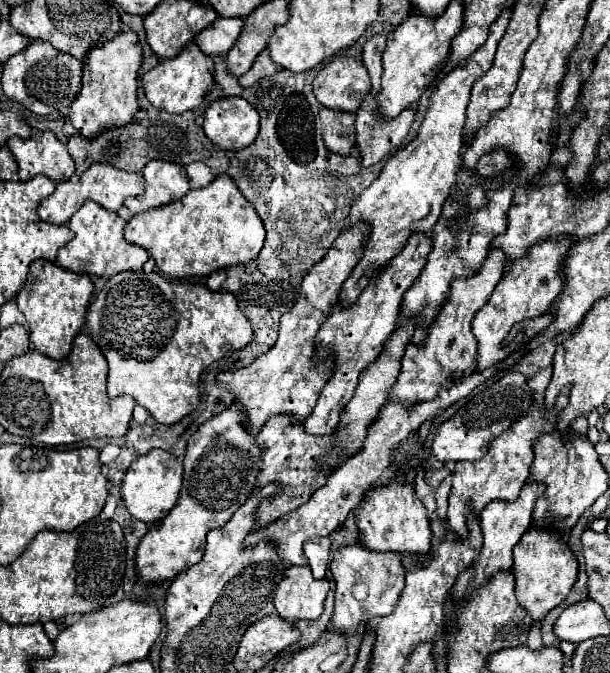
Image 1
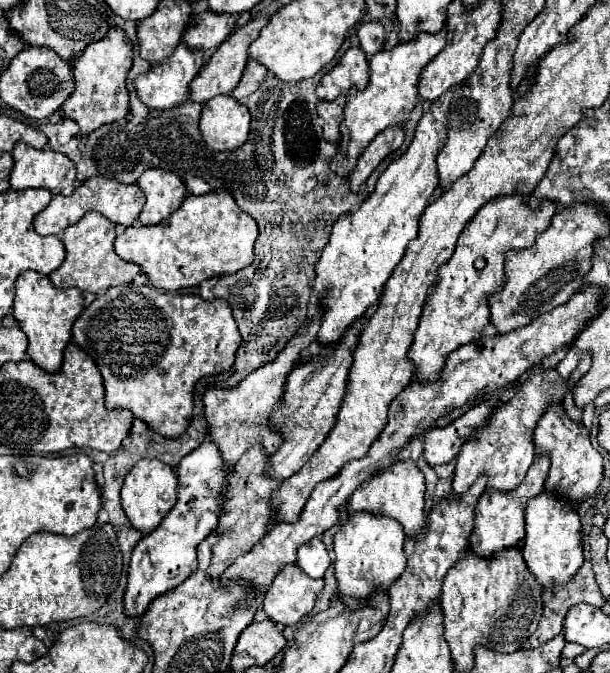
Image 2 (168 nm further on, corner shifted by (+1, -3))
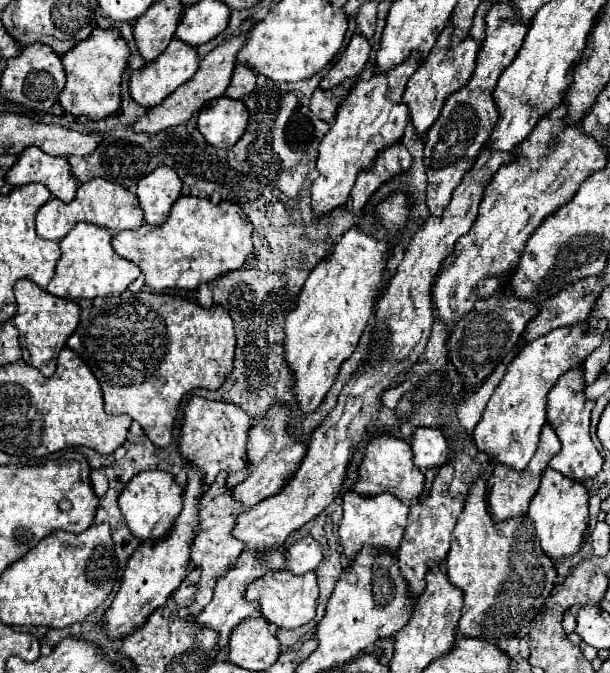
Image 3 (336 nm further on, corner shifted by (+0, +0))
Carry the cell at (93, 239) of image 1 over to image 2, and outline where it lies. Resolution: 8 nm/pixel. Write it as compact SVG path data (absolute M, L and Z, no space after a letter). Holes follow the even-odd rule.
M85 213L75 225L65 229L63 235L63 243L67 249L65 261L61 263L61 267L57 271L53 271L49 275L49 279L53 281L55 287L67 289L67 287L79 287L81 291L89 291L89 293L97 293L101 289L109 289L113 285L121 285L121 283L129 283L133 281L133 277L141 271L141 267L137 267L135 263L123 261L115 249L115 225L105 219L101 213Z

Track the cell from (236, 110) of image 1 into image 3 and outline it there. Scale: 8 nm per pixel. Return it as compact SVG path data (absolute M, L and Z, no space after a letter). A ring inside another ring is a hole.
M214 98L198 114L198 130L214 148L232 148L244 134L248 110L242 100Z

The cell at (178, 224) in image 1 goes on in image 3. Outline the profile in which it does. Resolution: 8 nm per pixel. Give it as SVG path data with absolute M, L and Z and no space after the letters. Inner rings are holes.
M180 196L174 202L174 208L170 210L168 220L158 228L148 228L142 234L142 228L138 230L124 230L118 232L112 238L112 248L126 260L140 266L142 274L146 276L146 286L160 292L166 288L182 288L182 290L194 290L204 282L212 282L224 272L238 270L246 264L246 260L254 254L252 246L252 224L248 216L232 202L220 202L212 204L208 198L196 198L196 196Z

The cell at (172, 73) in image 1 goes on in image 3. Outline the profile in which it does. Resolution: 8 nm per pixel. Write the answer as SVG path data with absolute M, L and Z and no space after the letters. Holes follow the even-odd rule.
M174 38L174 40L168 44L166 52L162 52L162 56L158 56L158 60L148 62L144 68L136 70L136 72L130 76L128 86L130 86L130 96L132 96L132 100L138 102L140 106L146 106L146 108L152 108L152 106L162 104L162 100L164 100L166 96L170 96L180 84L184 84L186 80L190 80L190 78L196 74L198 62L200 62L200 58L198 58L198 54L196 54L196 48L192 48L192 46L184 44L182 40Z

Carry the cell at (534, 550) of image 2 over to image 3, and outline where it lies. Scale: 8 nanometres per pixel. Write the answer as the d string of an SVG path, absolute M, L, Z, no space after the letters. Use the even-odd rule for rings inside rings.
M546 468L546 472L542 474L540 488L530 502L528 516L536 526L536 536L540 540L542 550L554 562L562 562L564 558L576 554L584 540L588 528L588 490L584 488L584 484L578 484L568 476L562 476L560 472Z

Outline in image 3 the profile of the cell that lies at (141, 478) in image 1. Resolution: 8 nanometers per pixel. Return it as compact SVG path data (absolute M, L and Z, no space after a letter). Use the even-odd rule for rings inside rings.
M162 470L140 472L122 490L118 498L118 506L126 520L126 526L140 542L166 540L170 536L176 516L182 512L182 488L168 472Z

